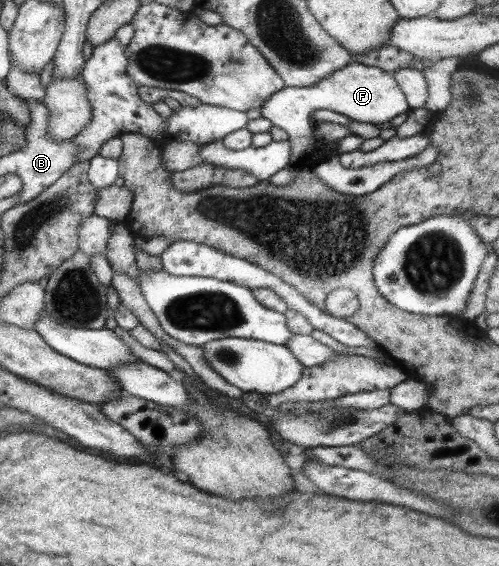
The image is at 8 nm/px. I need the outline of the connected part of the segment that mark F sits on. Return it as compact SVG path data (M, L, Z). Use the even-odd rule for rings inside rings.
M352 62L340 70L331 72L327 78L312 86L283 87L268 97L258 112L261 118L268 120L272 126L278 126L288 135L290 167L298 164L304 158L310 157L314 152L313 145L316 141L310 123L311 113L314 110L330 110L346 116L350 121L369 125L388 122L395 116L406 113L408 115L406 120L395 127L394 137L396 138L414 136L424 132L432 114L426 108L410 110L404 94L398 89L391 73Z

